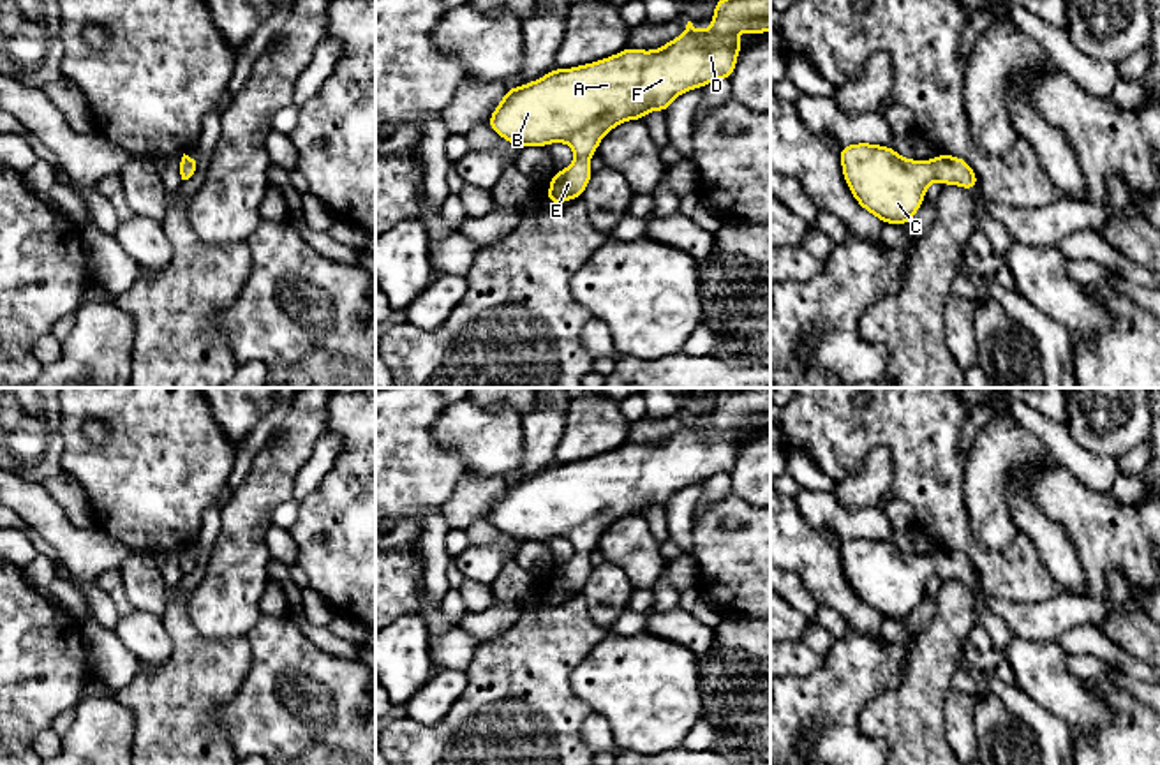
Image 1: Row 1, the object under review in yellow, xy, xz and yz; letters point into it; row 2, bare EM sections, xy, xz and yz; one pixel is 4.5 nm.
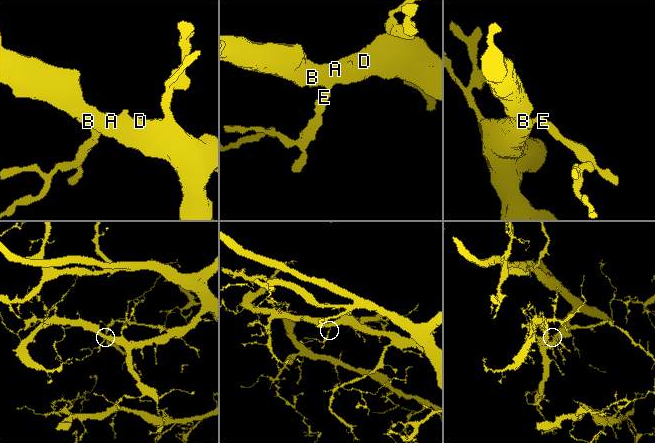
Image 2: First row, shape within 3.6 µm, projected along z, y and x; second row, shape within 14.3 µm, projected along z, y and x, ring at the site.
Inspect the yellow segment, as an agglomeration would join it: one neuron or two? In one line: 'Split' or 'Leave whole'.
Leave whole

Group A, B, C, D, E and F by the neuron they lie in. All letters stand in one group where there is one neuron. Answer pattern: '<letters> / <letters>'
A B C D E F

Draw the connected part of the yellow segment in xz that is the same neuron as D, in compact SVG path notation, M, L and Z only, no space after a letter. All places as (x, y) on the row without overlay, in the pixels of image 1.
M770 388L721 391L714 400L714 412L705 427L698 427L688 416L684 427L659 444L624 442L621 448L599 457L571 464L552 464L536 476L517 483L508 481L504 494L497 499L487 520L501 534L520 543L548 541L555 536L569 539L576 553L548 575L550 585L545 592L554 601L582 592L592 571L589 553L613 522L628 515L643 515L652 504L665 509L675 492L693 483L703 483L714 474L732 474L737 449L746 441L746 437L735 434L737 423L746 428L770 427Z

